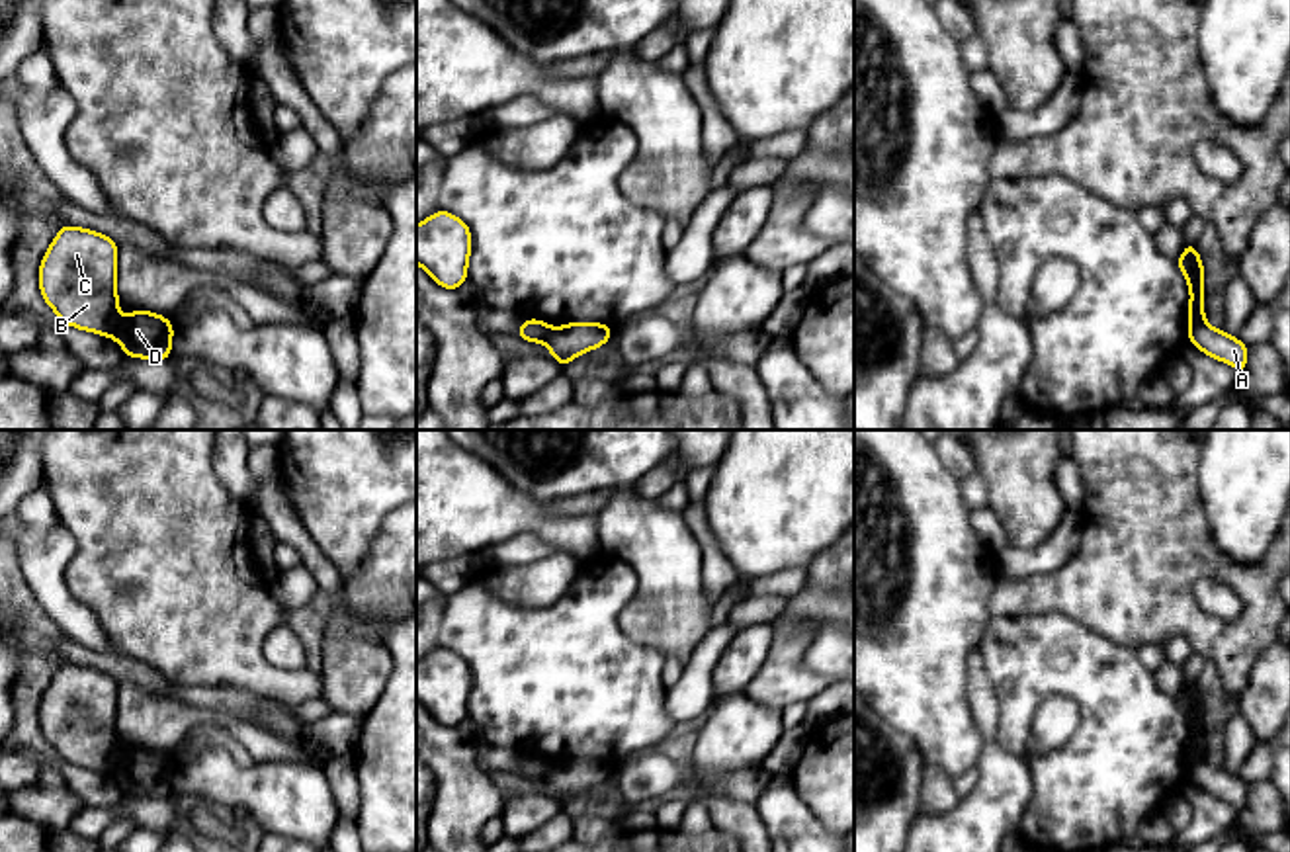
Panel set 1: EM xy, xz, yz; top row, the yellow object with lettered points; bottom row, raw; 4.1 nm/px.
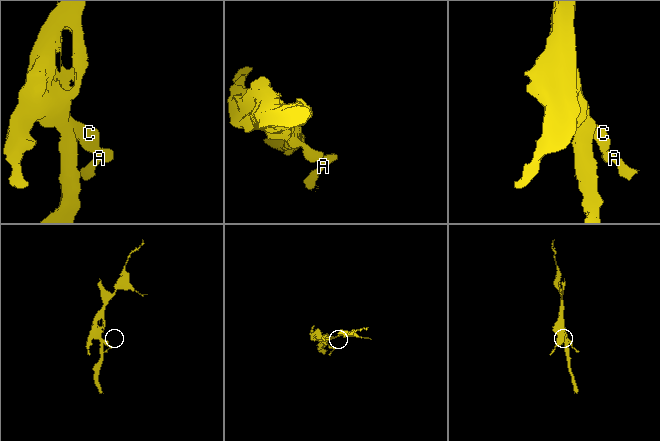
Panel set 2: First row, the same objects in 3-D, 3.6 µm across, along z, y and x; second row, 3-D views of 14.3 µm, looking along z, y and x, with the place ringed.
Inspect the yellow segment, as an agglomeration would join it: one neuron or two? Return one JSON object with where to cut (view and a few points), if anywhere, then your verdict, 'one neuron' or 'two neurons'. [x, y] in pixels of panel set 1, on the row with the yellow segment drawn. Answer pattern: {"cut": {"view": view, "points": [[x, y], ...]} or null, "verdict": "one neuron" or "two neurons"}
{"cut": {"view": "xy", "points": [[120, 319], [108, 335]]}, "verdict": "two neurons"}

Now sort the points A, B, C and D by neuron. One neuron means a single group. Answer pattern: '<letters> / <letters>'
A D / B C

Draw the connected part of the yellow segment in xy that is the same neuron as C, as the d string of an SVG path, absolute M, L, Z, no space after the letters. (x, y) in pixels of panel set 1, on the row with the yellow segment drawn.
M64 225L41 260L39 289L63 322L109 336L121 315L117 244L96 231Z

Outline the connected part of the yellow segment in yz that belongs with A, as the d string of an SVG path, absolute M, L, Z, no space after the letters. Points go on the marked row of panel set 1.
M1204 317L1190 324L1186 340L1190 340L1200 352L1233 365L1237 373L1247 365L1247 344L1210 326Z

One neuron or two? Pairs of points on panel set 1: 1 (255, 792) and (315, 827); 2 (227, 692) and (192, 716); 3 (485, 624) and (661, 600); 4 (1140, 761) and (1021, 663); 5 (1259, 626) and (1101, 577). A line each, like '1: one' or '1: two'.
1: one
2: two
3: two
4: one
5: one

